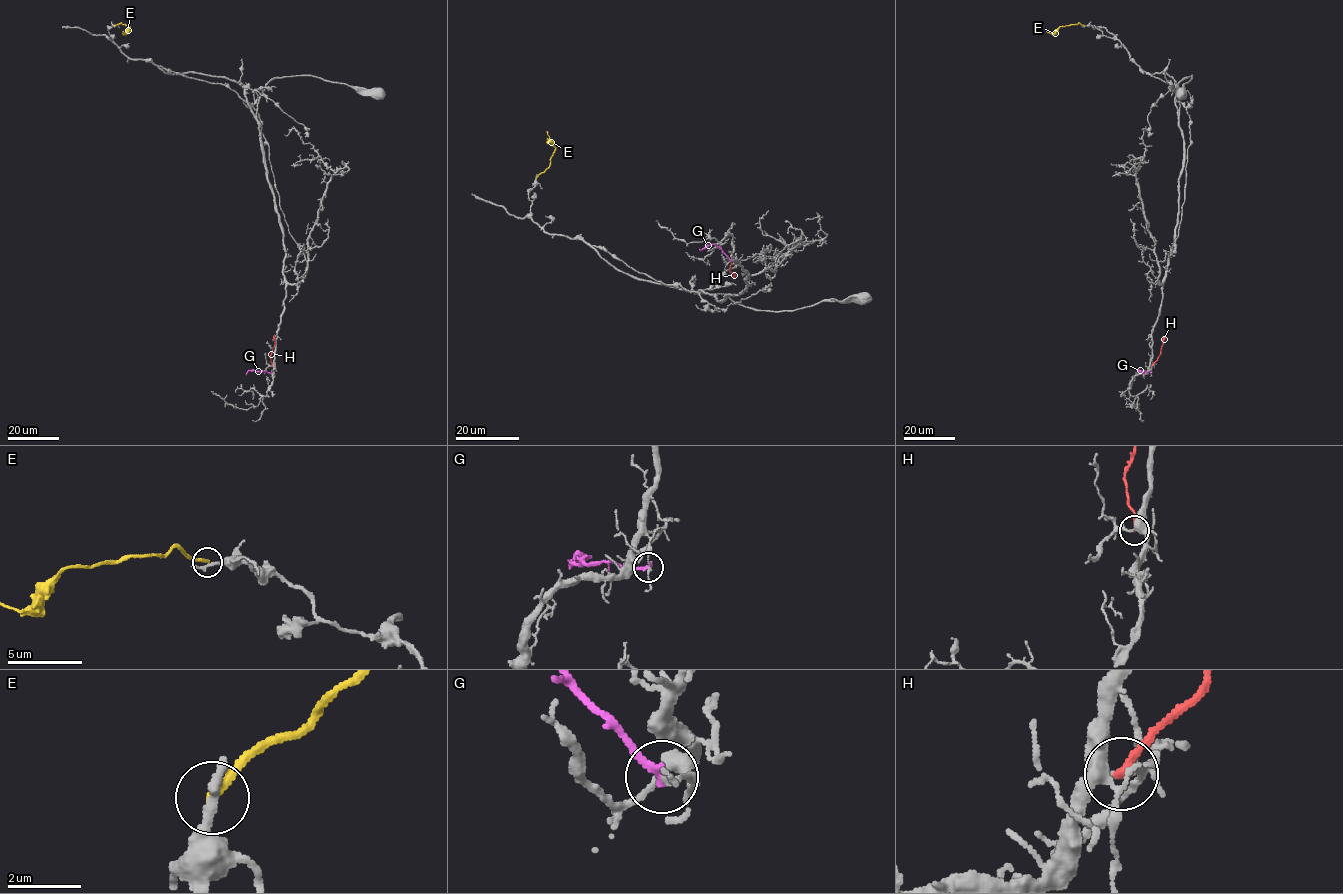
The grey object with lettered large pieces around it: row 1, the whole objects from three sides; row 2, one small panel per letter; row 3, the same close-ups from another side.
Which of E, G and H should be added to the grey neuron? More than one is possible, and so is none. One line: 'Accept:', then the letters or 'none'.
Accept: none

